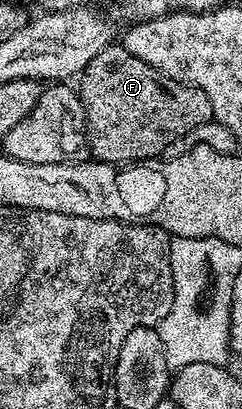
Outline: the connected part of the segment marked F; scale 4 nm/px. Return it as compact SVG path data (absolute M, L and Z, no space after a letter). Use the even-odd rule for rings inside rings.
M118 42L88 62L81 80L88 152L103 164L132 164L161 157L168 142L176 142L176 138L196 126L214 120L212 106L200 89L165 79L151 64L136 58Z

